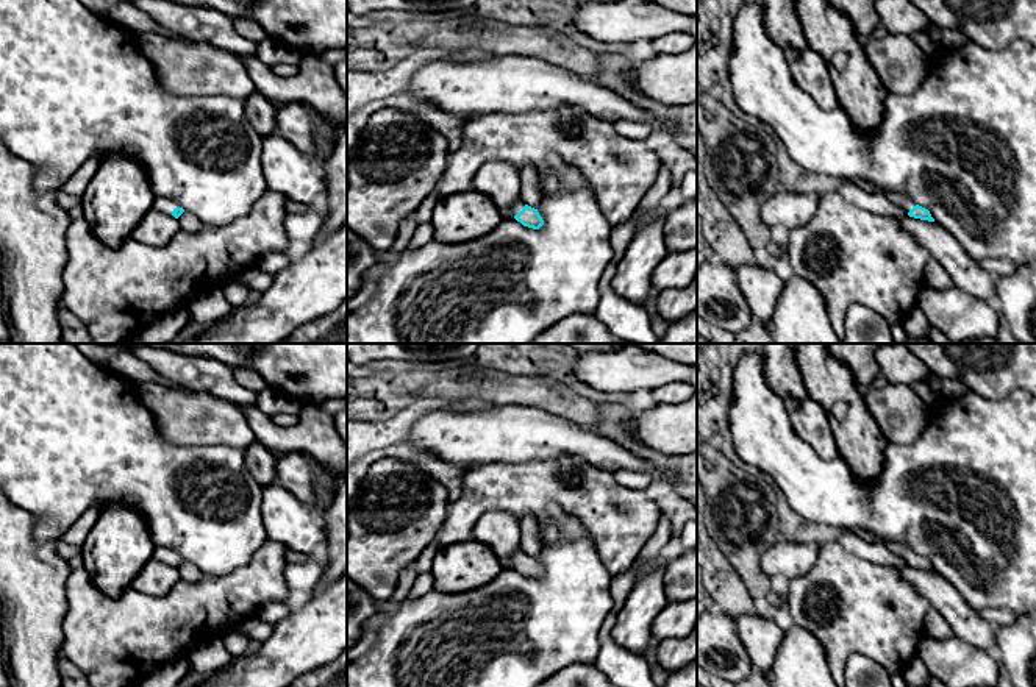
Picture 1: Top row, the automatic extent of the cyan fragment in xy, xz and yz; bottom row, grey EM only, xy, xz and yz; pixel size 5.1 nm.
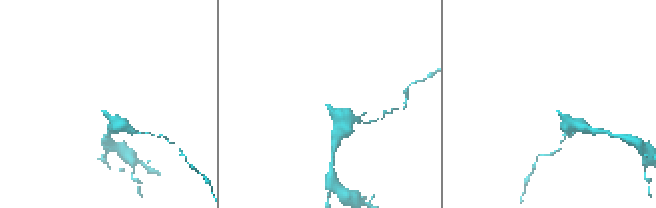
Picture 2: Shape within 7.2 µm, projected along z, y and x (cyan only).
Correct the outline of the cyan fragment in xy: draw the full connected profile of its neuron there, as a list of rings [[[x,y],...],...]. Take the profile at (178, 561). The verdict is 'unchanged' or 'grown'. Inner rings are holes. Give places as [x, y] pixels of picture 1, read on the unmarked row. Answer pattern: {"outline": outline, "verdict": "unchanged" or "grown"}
{"outline": [[[155,546],[153,557],[178,568],[184,559],[172,548]]], "verdict": "grown"}

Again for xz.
{"outline": [[[522,548],[513,554],[513,564],[523,576],[539,579],[544,575],[538,559],[528,556]]], "verdict": "grown"}

